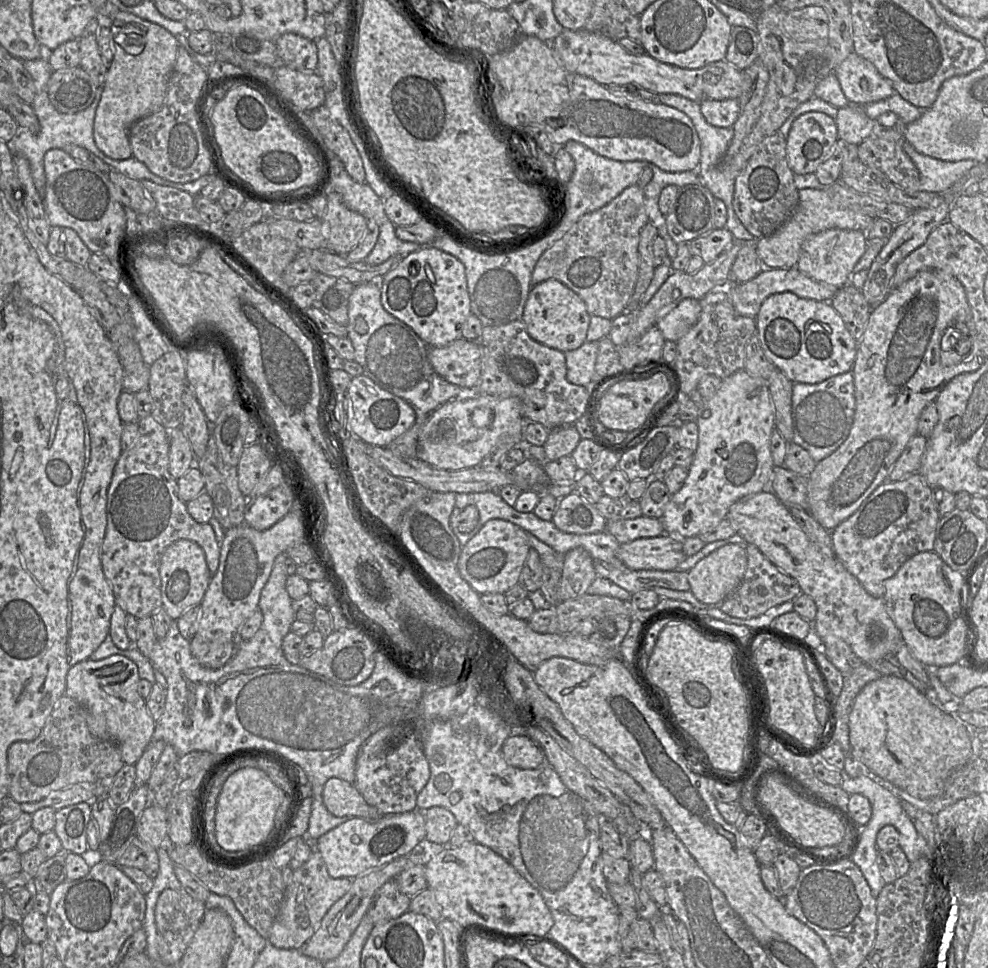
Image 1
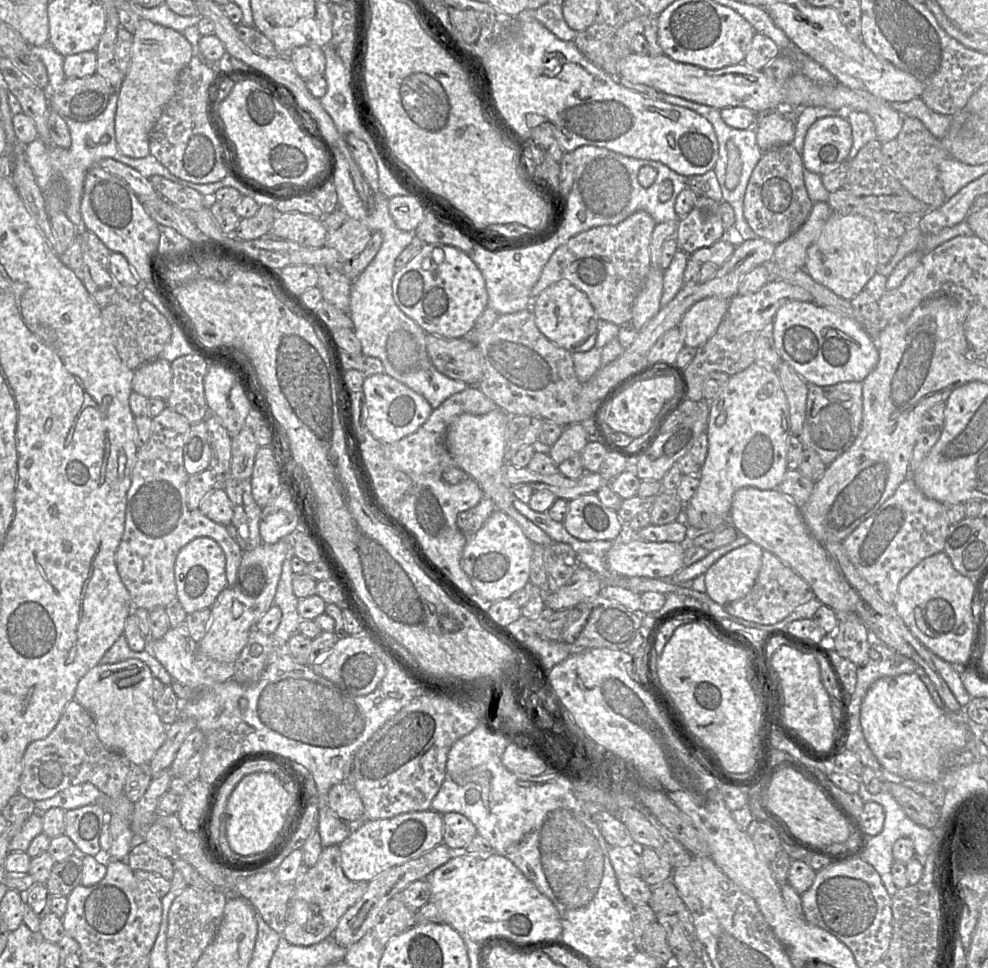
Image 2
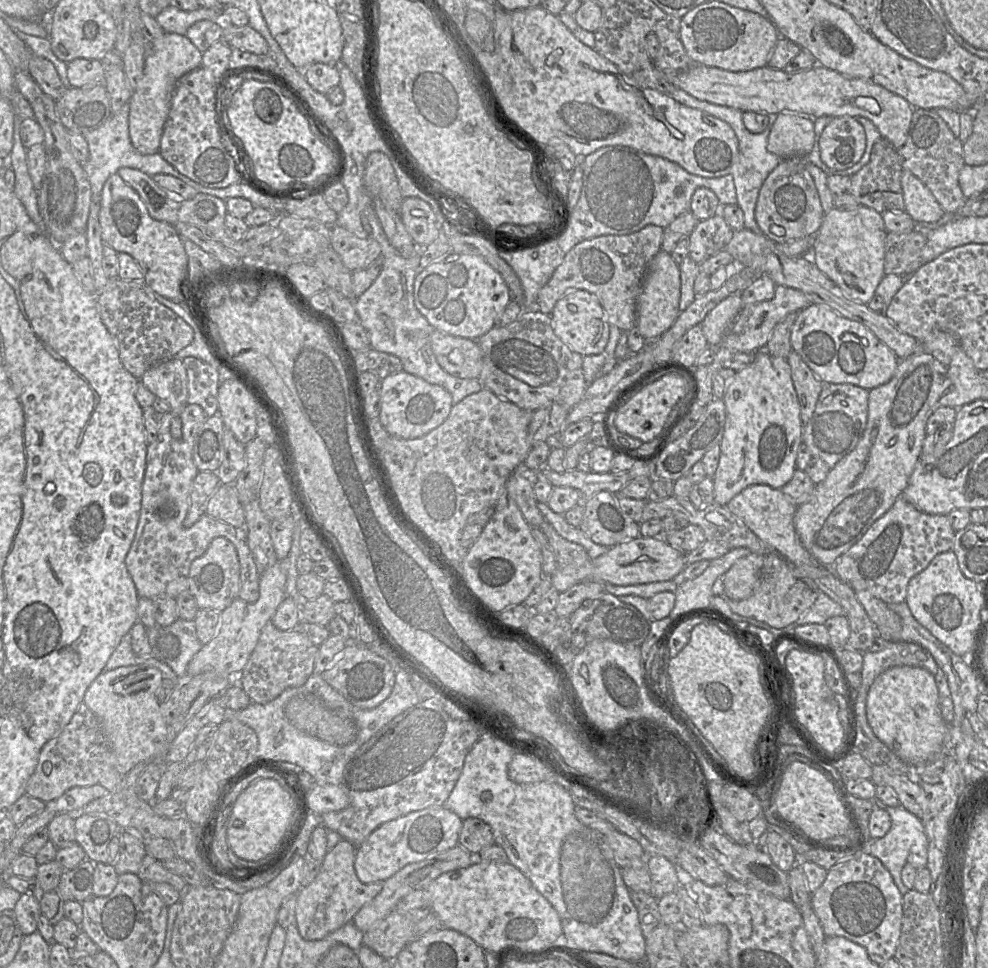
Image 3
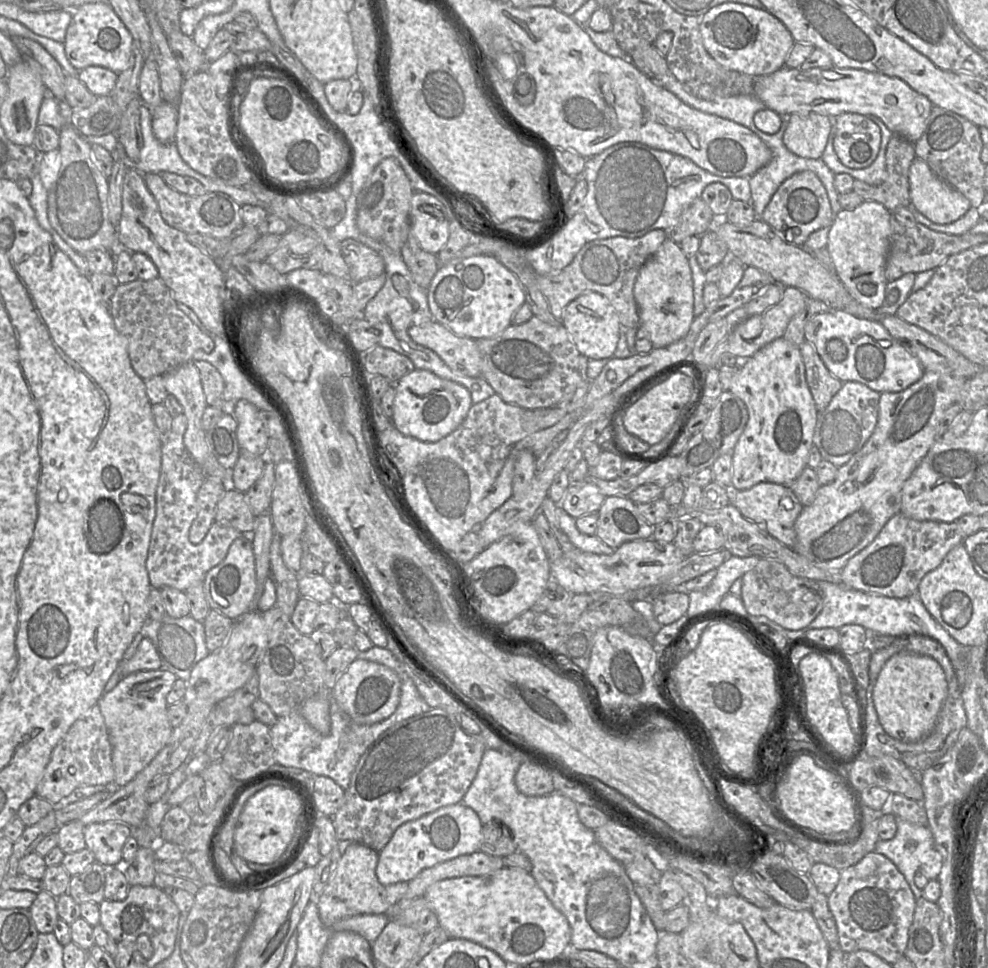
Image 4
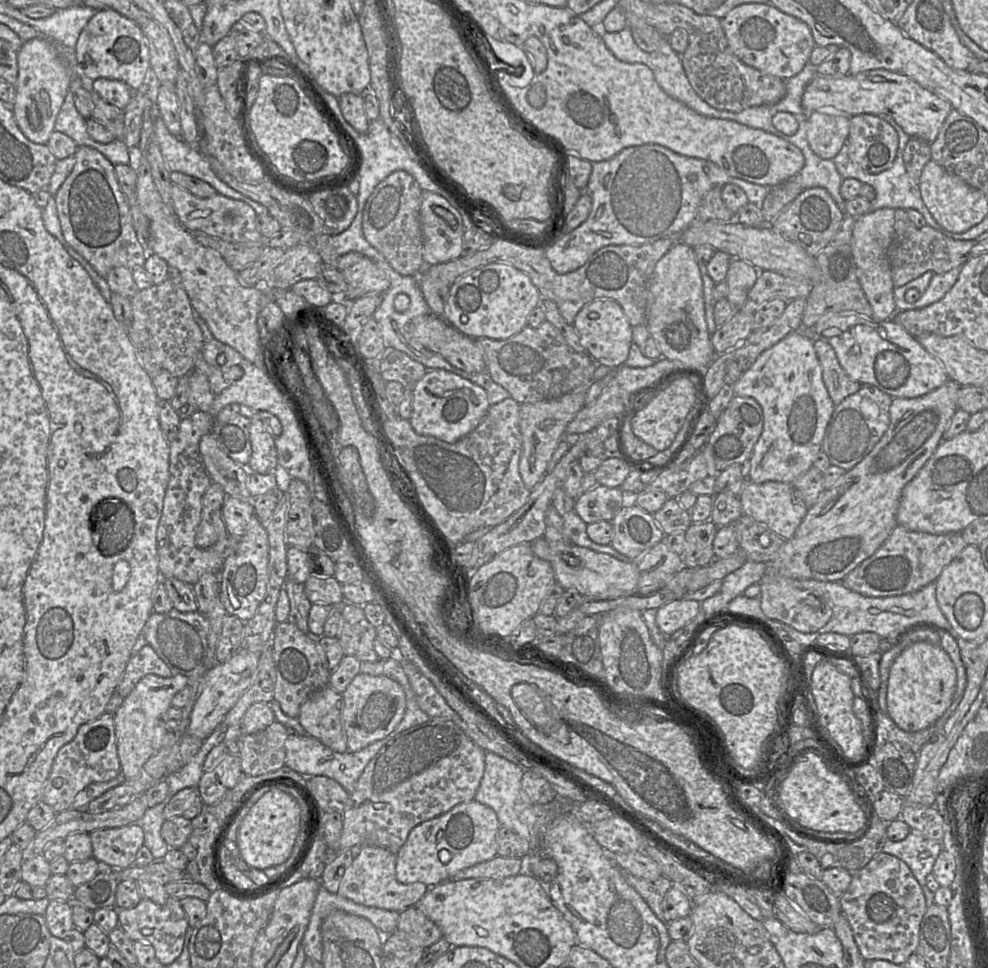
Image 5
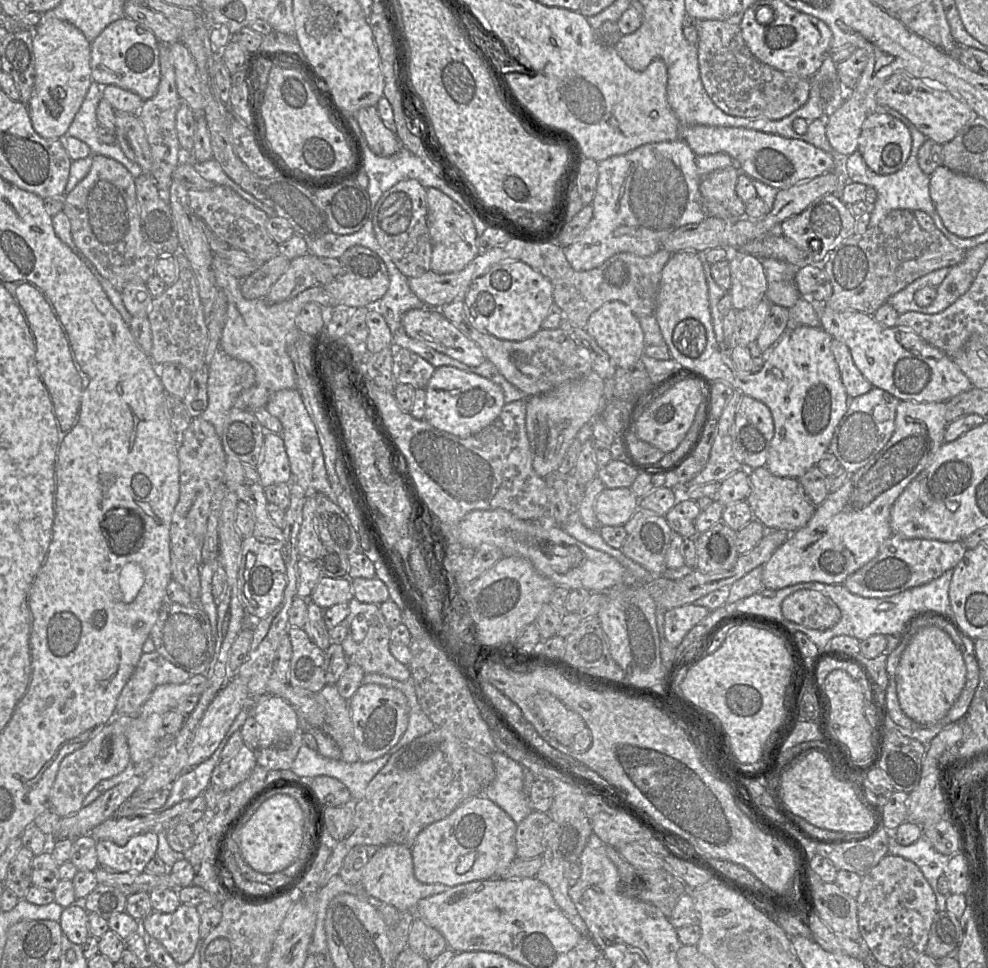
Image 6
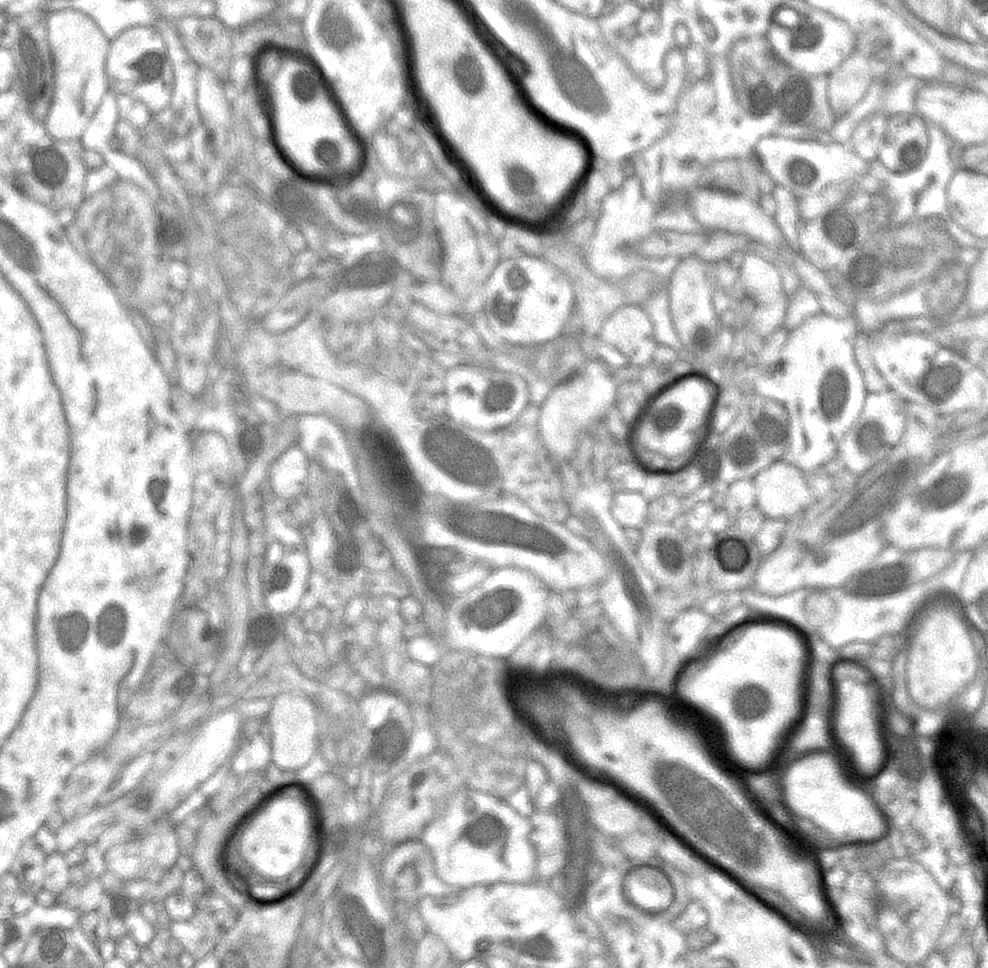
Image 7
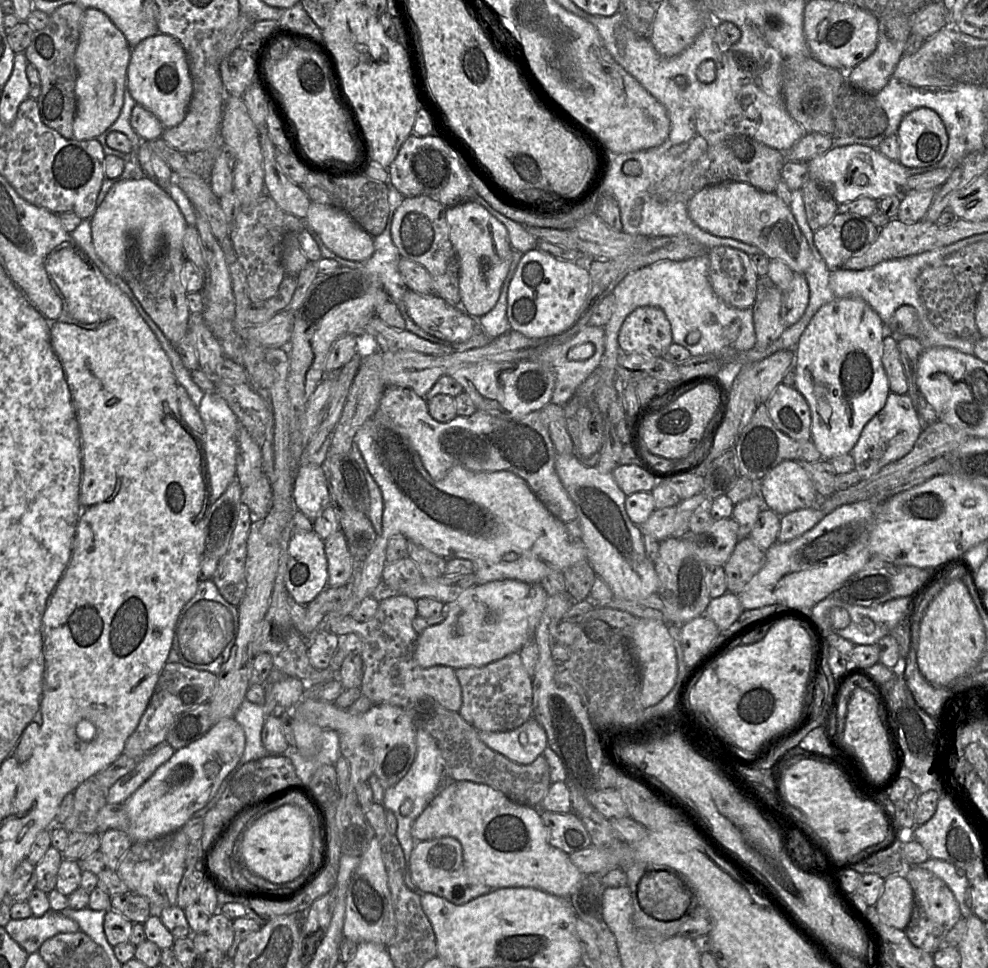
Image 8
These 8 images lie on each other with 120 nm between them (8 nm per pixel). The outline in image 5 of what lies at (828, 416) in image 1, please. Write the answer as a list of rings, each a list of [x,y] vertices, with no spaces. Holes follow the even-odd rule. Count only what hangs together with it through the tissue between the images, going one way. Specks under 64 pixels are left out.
[[[861,385],[856,393],[835,406],[821,443],[821,450],[827,455],[831,465],[848,471],[871,452],[889,426],[892,399],[875,386]]]

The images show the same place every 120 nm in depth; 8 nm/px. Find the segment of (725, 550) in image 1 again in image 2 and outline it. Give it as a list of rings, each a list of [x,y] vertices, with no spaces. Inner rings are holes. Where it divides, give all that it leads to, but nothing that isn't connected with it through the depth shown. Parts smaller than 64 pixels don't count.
[[[750,542],[719,558],[703,574],[709,598],[725,606],[744,597],[757,579],[762,553],[760,546]]]

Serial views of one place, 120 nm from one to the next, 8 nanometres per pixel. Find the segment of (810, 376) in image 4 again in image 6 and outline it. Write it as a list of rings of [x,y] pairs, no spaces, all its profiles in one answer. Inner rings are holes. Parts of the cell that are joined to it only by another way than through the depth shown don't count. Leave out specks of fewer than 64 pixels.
[[[833,339],[830,347],[848,396],[852,399],[869,392],[873,388],[873,385],[863,376],[855,365],[847,345]]]

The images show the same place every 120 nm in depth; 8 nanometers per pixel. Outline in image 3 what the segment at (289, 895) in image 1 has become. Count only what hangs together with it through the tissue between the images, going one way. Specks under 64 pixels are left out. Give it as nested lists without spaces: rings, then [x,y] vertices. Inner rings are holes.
[[[343,839],[325,855],[315,879],[296,894],[295,924],[300,936],[307,941],[317,941],[352,922],[357,912],[382,890],[383,882],[364,884],[358,879],[354,861],[357,847]]]

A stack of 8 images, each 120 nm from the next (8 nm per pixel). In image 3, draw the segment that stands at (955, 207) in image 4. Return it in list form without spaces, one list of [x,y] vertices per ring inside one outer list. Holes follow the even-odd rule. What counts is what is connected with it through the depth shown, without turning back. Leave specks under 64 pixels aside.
[[[904,169],[901,177],[905,211],[916,223],[934,223],[945,211],[931,191],[909,170]]]

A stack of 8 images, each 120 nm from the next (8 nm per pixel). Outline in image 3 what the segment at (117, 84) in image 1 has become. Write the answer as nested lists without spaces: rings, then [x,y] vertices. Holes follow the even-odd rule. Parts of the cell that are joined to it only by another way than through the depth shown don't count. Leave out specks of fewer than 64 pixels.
[[[165,33],[161,39],[151,42],[152,53],[145,61],[142,77],[128,102],[129,137],[141,154],[158,152],[176,83],[184,74],[202,66],[203,55],[185,35]]]

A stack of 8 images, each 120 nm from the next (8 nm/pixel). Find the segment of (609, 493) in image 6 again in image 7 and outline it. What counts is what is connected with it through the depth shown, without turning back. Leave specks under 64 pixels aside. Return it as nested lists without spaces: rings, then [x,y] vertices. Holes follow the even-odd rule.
[[[618,492],[611,503],[611,514],[623,528],[641,527],[647,520],[648,503],[640,492]]]

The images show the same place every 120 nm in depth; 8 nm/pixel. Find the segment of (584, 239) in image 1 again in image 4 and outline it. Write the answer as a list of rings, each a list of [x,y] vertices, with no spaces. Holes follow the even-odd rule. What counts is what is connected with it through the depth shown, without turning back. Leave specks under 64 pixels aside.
[[[656,229],[639,238],[617,236],[588,242],[579,250],[572,262],[558,273],[548,275],[536,274],[538,288],[547,299],[552,314],[558,320],[561,320],[564,309],[571,301],[583,293],[593,291],[609,300],[618,315],[622,328],[637,328],[639,327],[640,319],[638,307],[633,295],[635,280],[644,263],[657,251],[666,239],[665,231]]]

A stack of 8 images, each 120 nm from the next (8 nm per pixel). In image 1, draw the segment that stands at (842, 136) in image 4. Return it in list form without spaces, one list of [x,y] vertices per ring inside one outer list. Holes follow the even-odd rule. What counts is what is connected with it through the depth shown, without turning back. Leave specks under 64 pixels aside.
[[[821,112],[797,117],[786,136],[786,154],[794,175],[815,173],[838,141],[834,118]]]

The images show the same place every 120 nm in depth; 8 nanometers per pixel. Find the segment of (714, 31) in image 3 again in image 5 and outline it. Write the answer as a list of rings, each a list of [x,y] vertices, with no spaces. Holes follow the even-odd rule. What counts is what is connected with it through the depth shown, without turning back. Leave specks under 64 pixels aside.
[[[769,3],[739,5],[720,20],[729,48],[740,61],[781,79],[789,79],[800,73],[816,46],[811,30],[805,23]]]

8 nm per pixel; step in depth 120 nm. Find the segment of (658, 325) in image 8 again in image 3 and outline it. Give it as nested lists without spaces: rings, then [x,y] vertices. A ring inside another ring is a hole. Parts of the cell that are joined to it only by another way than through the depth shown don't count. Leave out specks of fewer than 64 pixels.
[[[575,289],[564,294],[549,314],[556,336],[581,356],[603,353],[609,339],[610,323],[597,297],[586,290]]]

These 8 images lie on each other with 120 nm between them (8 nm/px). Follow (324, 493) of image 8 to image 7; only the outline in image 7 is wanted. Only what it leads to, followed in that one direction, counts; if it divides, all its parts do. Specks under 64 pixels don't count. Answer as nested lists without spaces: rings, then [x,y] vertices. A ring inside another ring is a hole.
[[[295,444],[270,466],[268,490],[283,500],[293,500],[304,494],[310,461]]]

